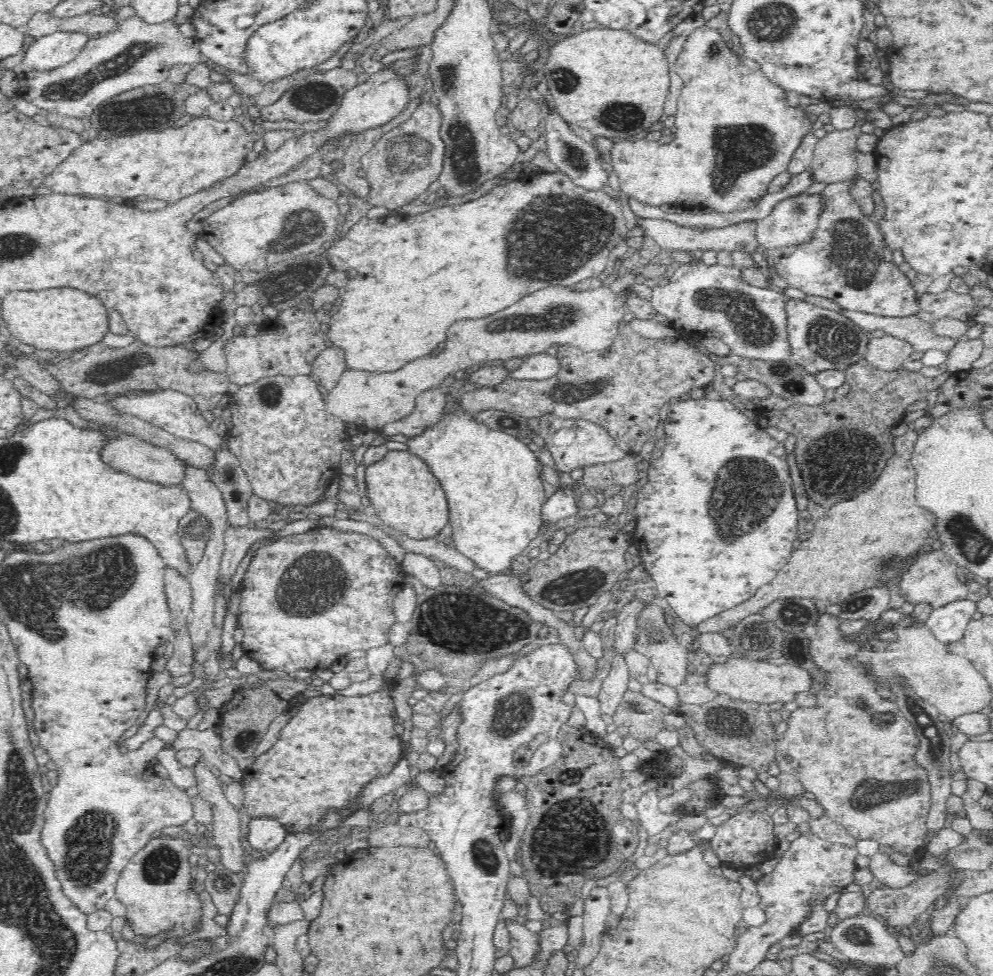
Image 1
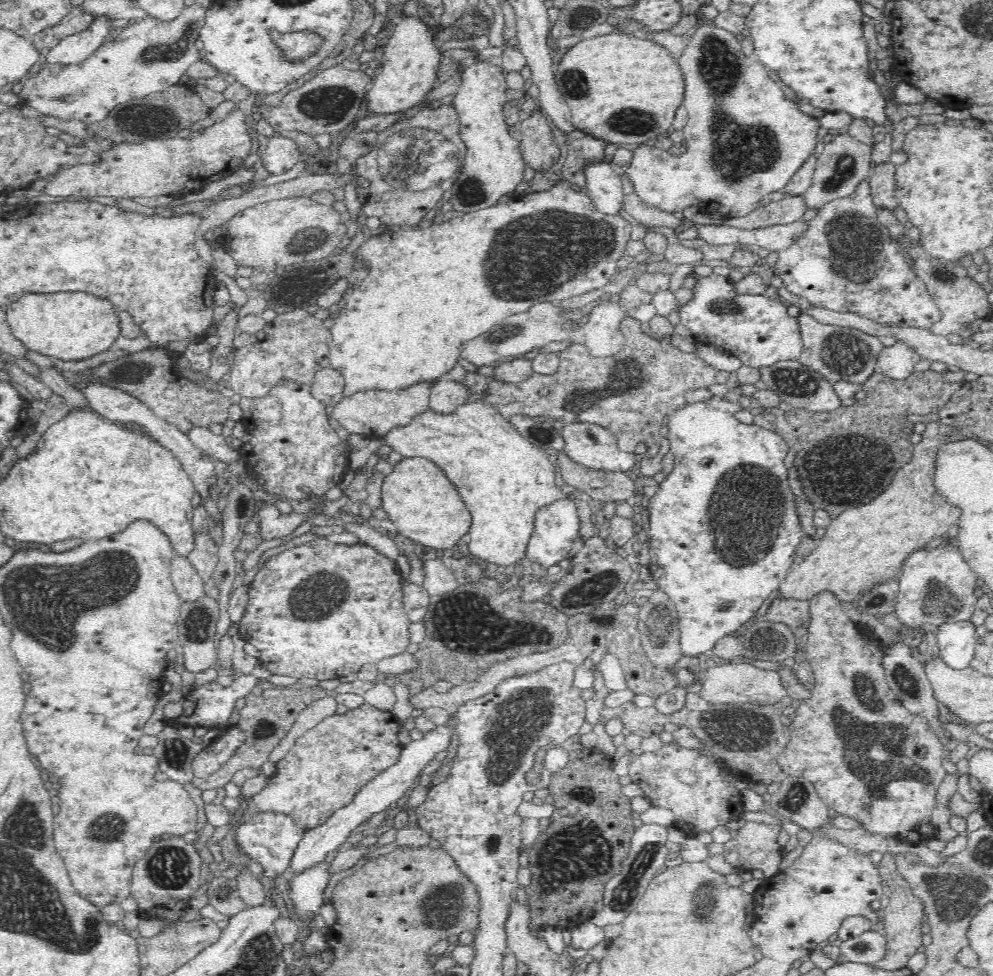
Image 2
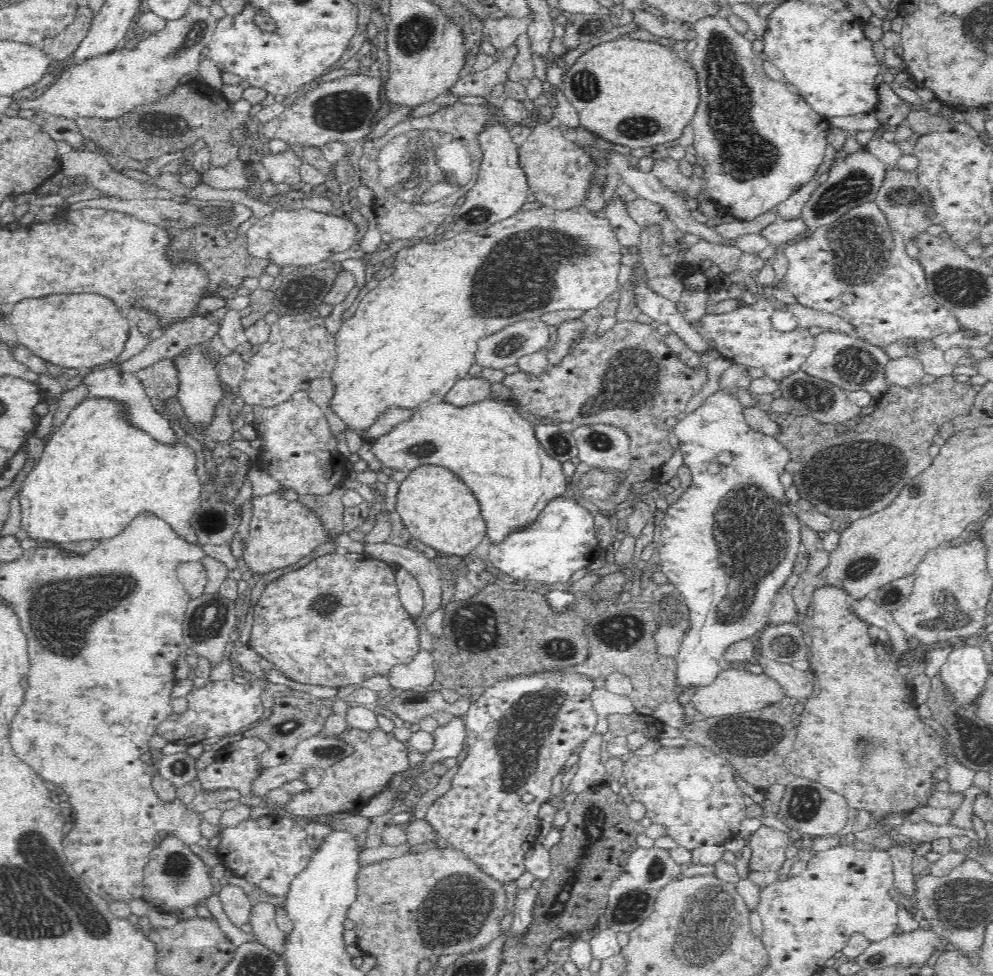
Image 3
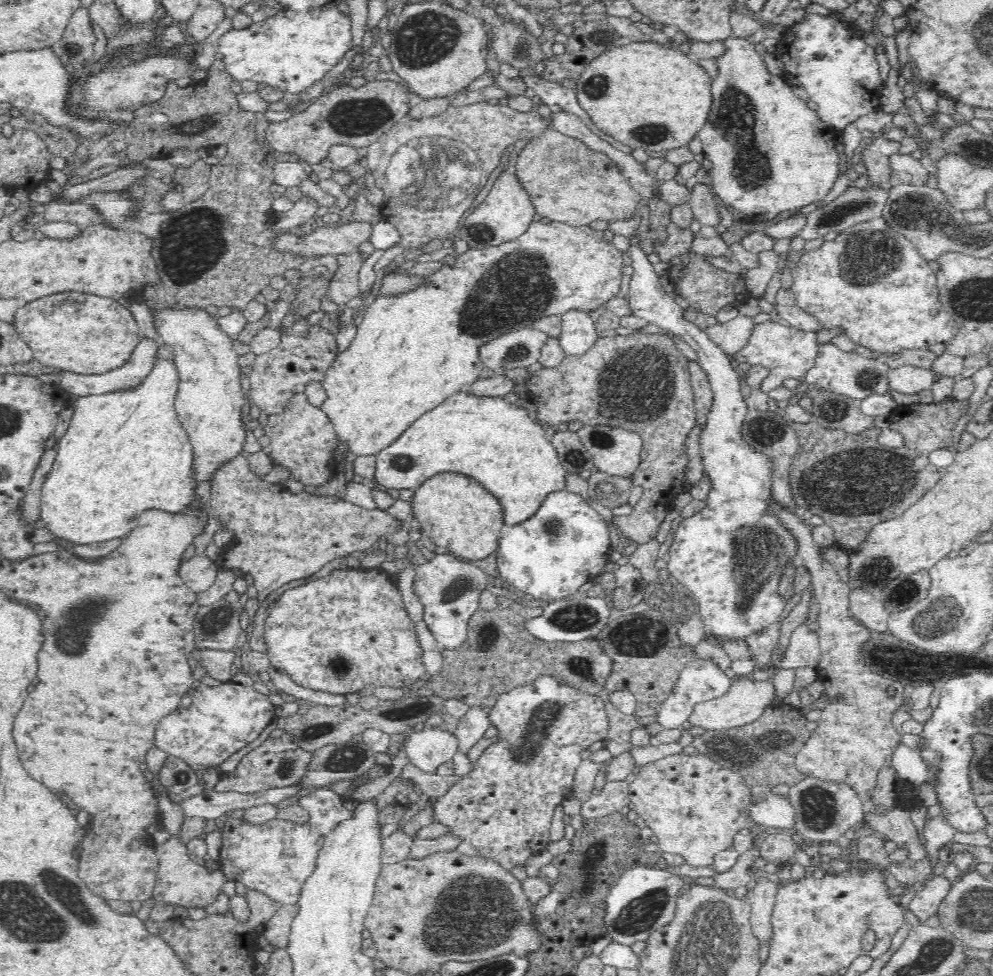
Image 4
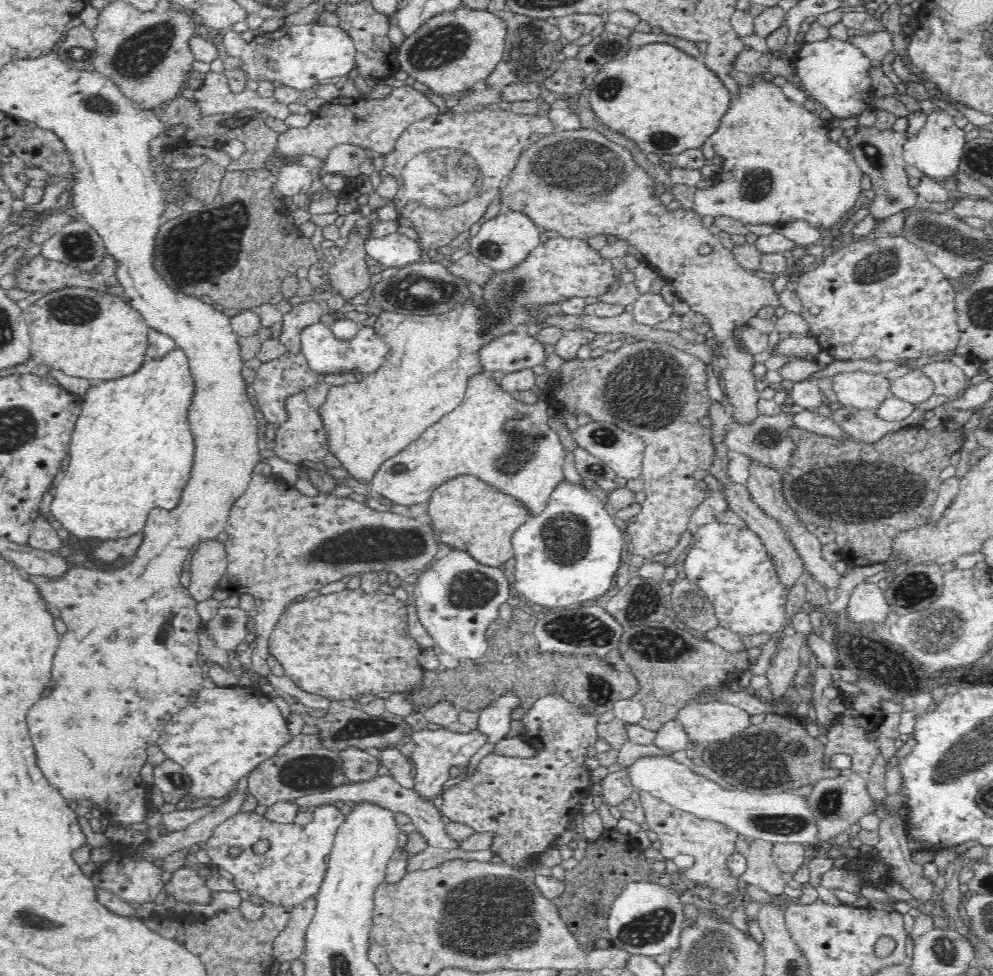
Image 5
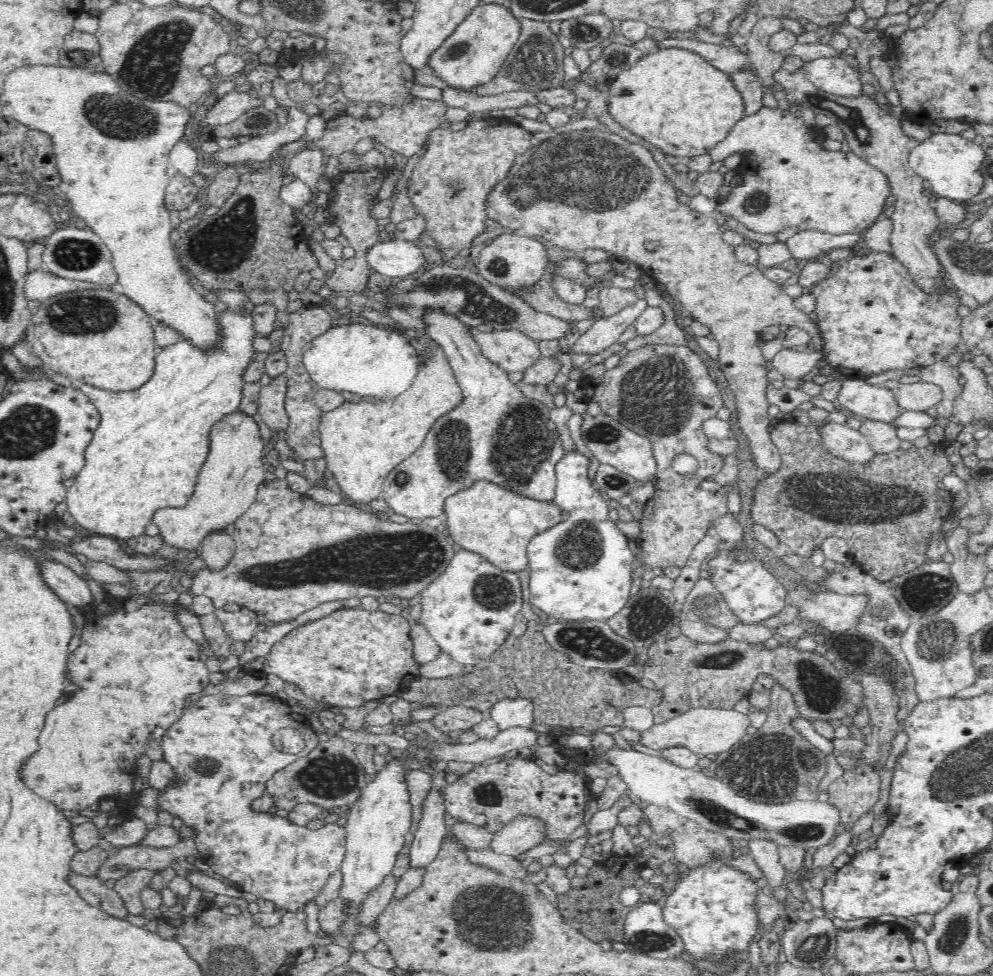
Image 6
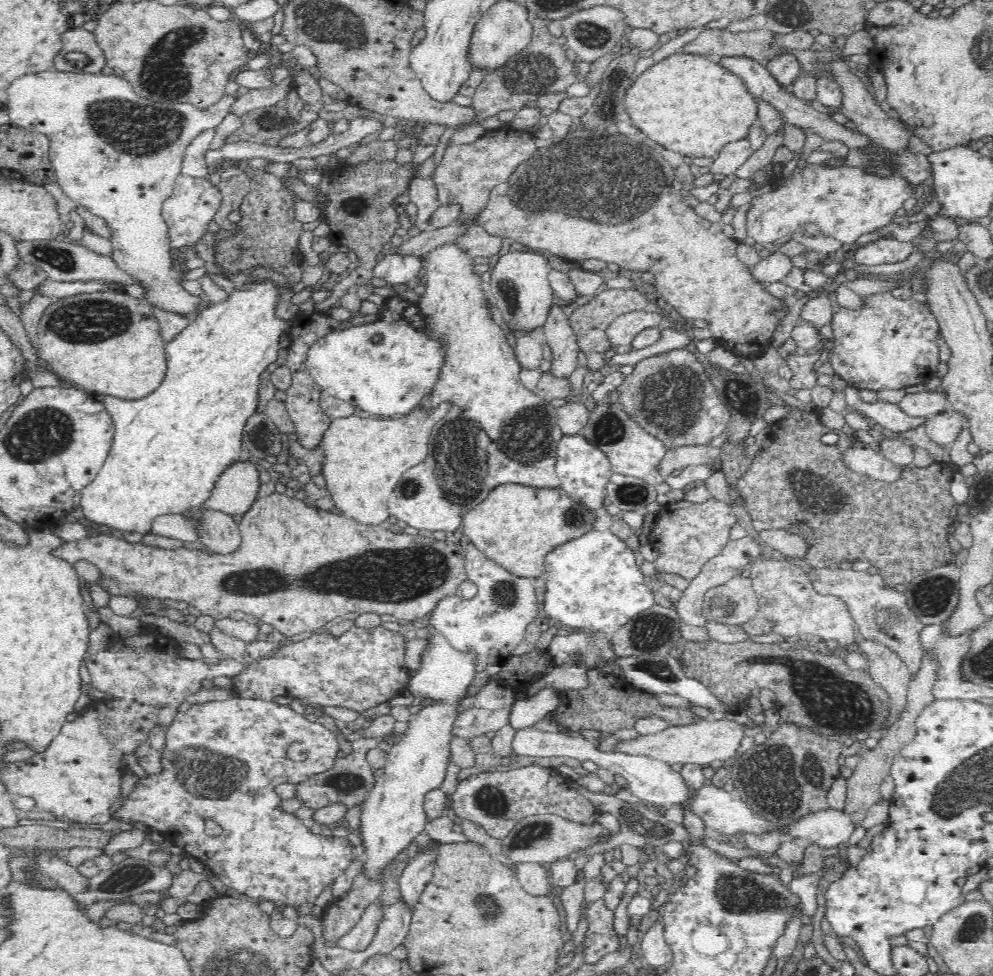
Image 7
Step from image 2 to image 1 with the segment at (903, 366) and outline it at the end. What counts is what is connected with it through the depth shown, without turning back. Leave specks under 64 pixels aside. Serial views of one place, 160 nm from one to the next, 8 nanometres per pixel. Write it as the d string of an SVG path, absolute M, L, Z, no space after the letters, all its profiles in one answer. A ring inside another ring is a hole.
M884 333L880 338L869 337L865 359L871 366L889 371L898 368L898 365L908 359L913 352L913 347L906 340Z

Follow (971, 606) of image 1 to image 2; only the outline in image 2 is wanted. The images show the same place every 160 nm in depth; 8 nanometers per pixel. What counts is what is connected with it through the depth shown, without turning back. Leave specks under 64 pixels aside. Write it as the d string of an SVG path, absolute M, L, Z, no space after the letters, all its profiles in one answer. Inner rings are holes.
M970 620L942 622L936 628L939 654L952 668L970 668L977 643L974 624Z

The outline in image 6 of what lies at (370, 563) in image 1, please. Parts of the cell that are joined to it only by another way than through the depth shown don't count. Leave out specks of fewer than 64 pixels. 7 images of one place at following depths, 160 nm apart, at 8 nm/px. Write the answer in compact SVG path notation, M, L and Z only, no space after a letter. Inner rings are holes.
M364 606L340 608L330 612L324 618L300 624L282 636L265 656L266 664L262 670L247 663L241 668L245 674L258 676L268 674L278 676L284 682L291 682L313 700L322 700L331 706L356 707L365 700L378 700L390 695L401 695L414 679L420 676L420 663L414 658L414 647L410 638L411 625L406 620L406 613L388 614L384 610L366 610Z

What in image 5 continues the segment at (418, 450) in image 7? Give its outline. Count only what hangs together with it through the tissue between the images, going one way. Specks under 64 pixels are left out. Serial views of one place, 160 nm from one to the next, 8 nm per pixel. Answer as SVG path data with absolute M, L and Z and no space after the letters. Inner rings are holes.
M564 235L556 236L556 238L547 238L546 240L539 240L539 243L532 247L525 254L525 257L516 263L513 267L509 269L494 269L492 276L482 284L482 287L476 286L472 288L472 296L468 295L468 298L464 300L458 297L458 302L454 303L450 310L442 311L436 313L422 312L422 313L403 313L396 311L386 311L380 308L375 308L371 312L371 317L369 324L371 325L371 330L373 334L380 338L380 341L384 343L384 347L388 347L388 350L383 354L383 361L376 367L373 371L364 371L362 374L355 374L357 380L352 380L352 382L346 382L346 384L338 384L338 386L330 386L327 390L327 399L324 404L318 408L320 416L328 429L328 450L338 460L340 460L342 466L346 468L350 477L354 478L358 482L369 483L371 476L378 470L379 464L382 464L383 460L389 459L392 455L400 452L406 445L414 442L428 427L433 425L441 416L444 416L447 412L452 411L452 408L458 406L458 403L463 399L463 394L467 385L467 380L470 380L472 376L483 373L484 368L479 359L479 351L492 340L498 339L498 336L502 334L508 334L508 332L514 332L516 330L525 329L532 321L532 318L536 314L540 313L540 310L544 306L556 306L568 298L590 298L590 296L596 296L601 299L609 298L609 293L615 289L620 283L620 276L614 268L614 264L608 258L604 258L600 251L594 250L586 239L580 239L580 237L566 237Z

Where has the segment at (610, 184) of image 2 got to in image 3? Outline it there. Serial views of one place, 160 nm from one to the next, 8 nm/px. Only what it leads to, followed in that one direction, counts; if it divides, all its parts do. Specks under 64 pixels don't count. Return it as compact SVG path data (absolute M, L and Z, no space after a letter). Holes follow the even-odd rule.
M612 194L612 198L604 202L601 212L616 231L625 252L640 254L640 226L628 214L626 200L620 198L618 194Z

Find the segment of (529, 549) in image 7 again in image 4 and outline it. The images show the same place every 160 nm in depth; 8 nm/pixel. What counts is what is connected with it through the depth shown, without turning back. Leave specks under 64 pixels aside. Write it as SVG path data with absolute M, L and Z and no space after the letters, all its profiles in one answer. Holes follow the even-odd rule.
M439 472L426 477L415 489L412 496L412 516L422 535L436 547L453 552L454 556L467 561L482 561L498 548L500 530L504 527L501 520L501 506L494 496L468 476L455 472Z

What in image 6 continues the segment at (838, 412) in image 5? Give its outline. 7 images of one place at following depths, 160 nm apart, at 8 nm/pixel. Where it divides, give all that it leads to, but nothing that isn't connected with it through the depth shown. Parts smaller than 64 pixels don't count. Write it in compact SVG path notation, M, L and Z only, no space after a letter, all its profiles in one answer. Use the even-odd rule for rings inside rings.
M861 418L860 428L857 431L866 438L870 448L876 453L888 454L900 448L896 426L892 423Z

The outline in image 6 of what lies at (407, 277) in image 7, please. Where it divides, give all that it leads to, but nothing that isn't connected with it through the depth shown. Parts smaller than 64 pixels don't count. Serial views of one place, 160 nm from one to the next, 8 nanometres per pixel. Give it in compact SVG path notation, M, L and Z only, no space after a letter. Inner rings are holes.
M406 239L378 241L368 248L366 258L371 268L392 279L415 273L430 260L418 245Z

